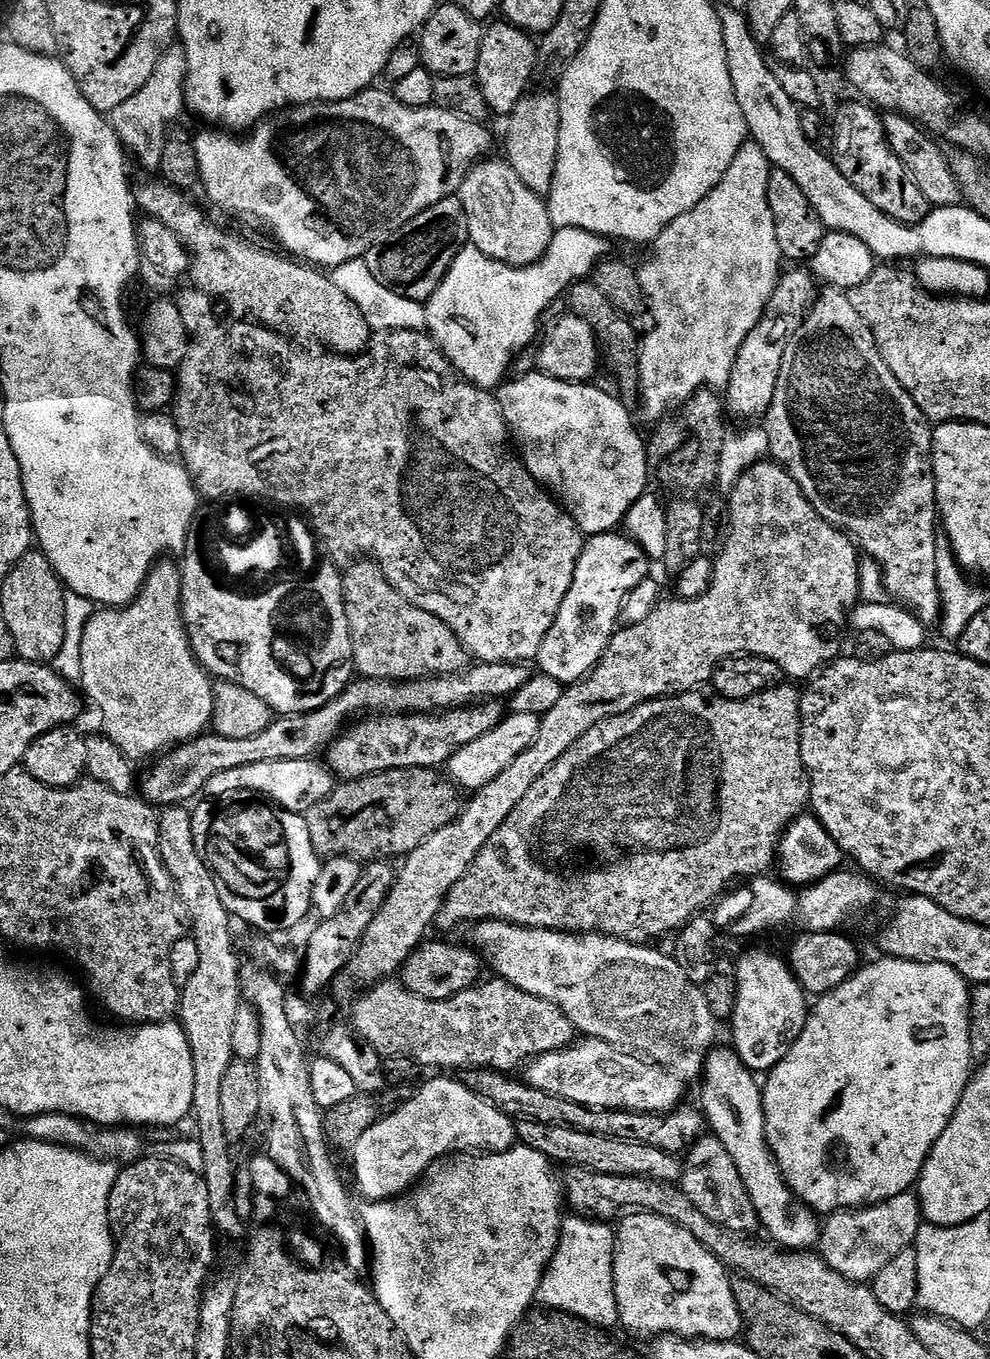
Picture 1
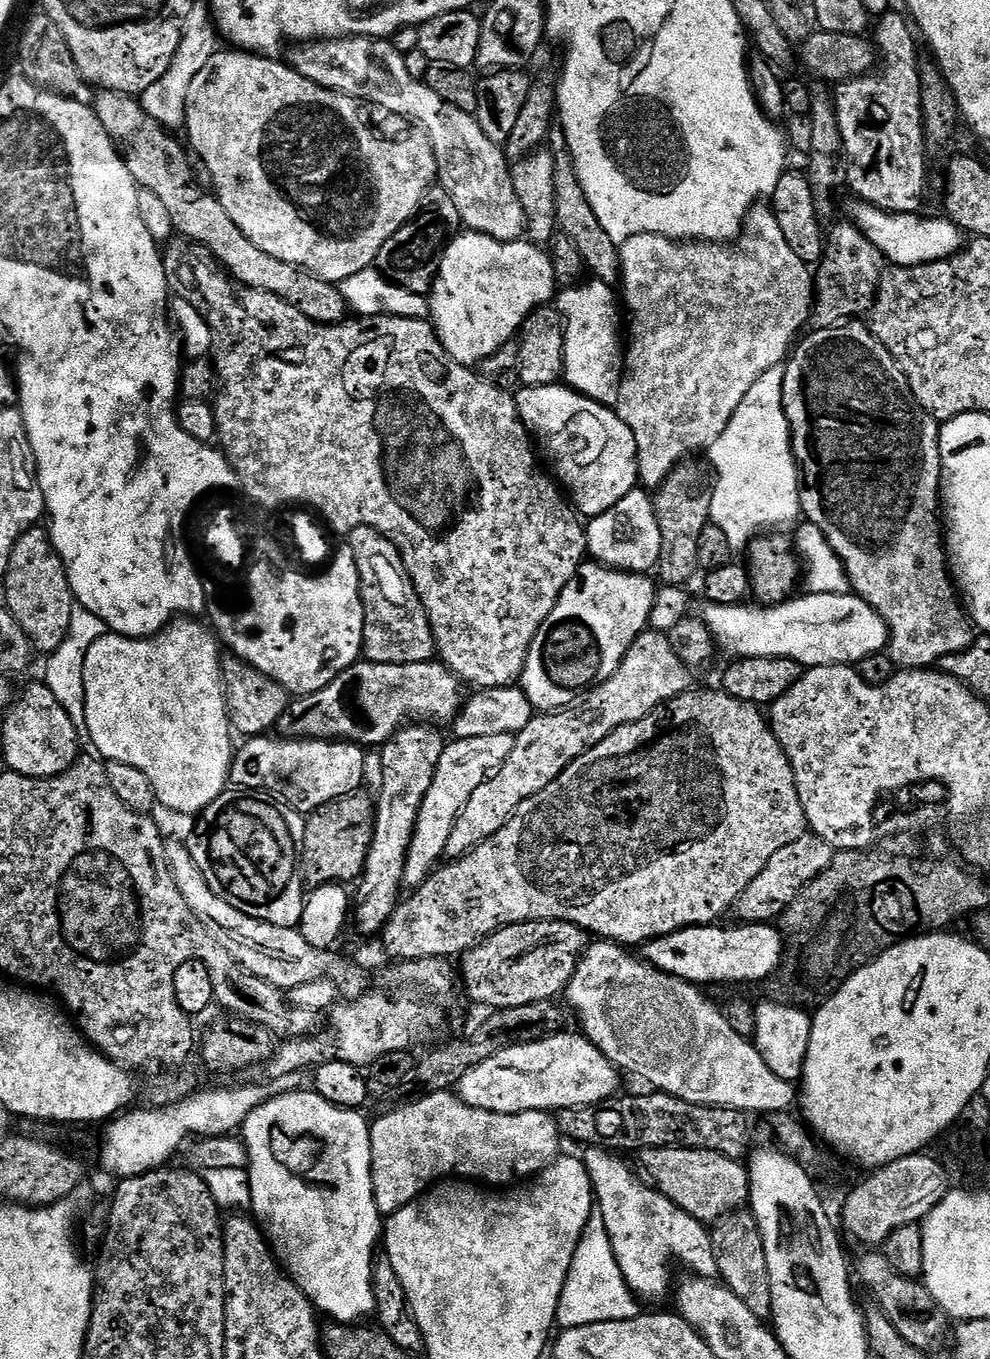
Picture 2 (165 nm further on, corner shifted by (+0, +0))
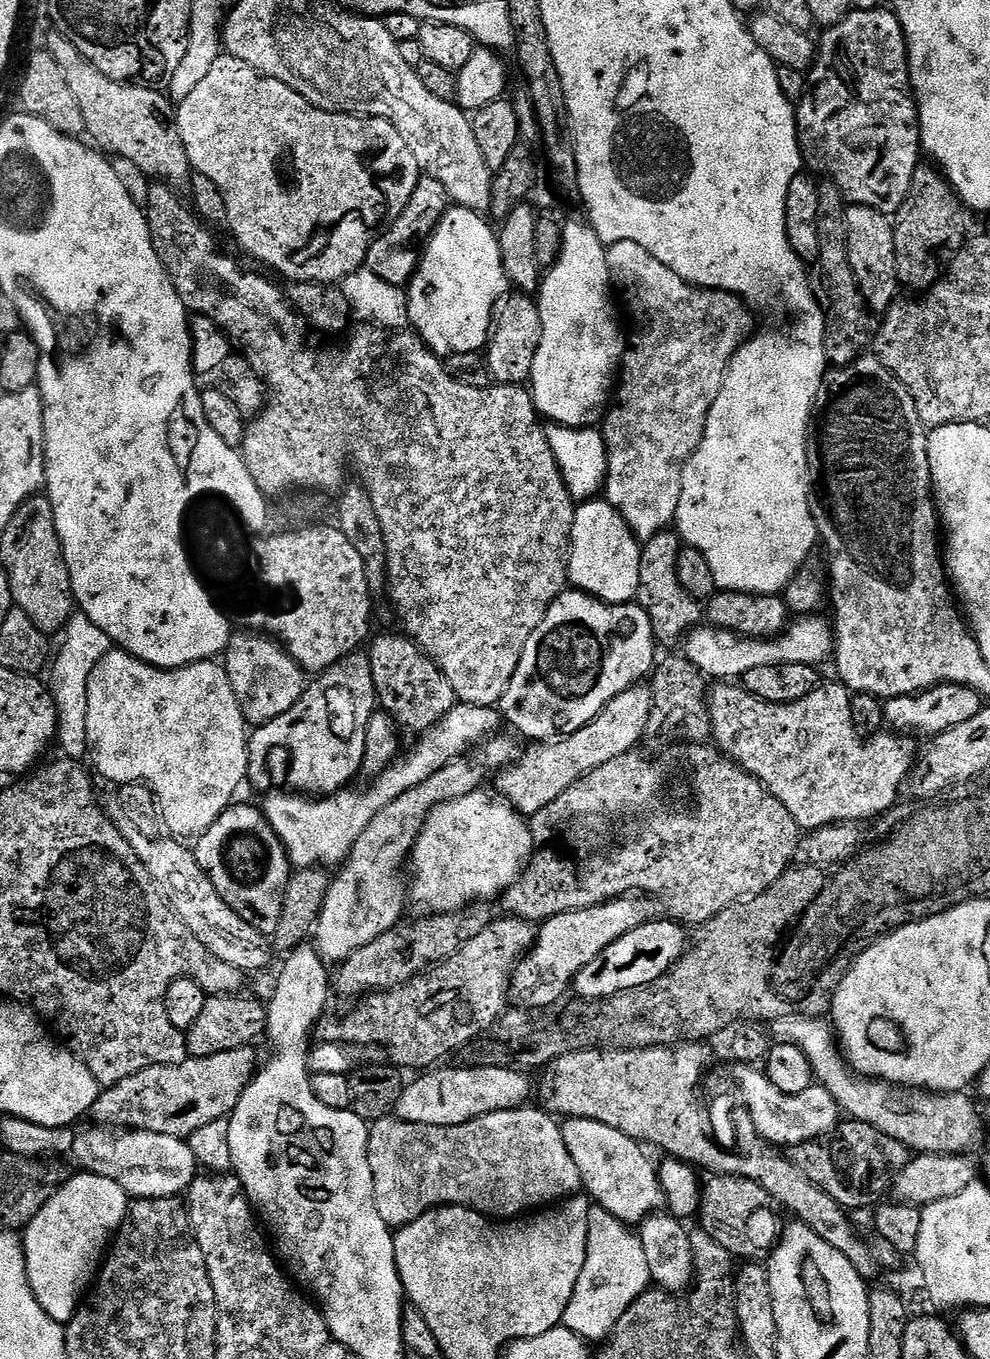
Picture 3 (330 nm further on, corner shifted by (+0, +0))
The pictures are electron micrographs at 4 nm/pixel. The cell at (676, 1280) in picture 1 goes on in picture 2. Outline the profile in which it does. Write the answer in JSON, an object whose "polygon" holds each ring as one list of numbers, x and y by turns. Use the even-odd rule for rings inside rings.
{"polygon":[[599,1146,585,1147,582,1152,584,1165,592,1179,598,1216,604,1219,607,1239,628,1287,645,1301,660,1300,667,1292,669,1295,668,1259,671,1256,681,1260,688,1267,689,1273,715,1277,718,1272,717,1245,714,1243,713,1233,711,1236,704,1229,707,1228,705,1221,694,1219,670,1198,657,1192,651,1183,643,1184,628,1169,627,1162,616,1156,619,1155,615,1151]]}

